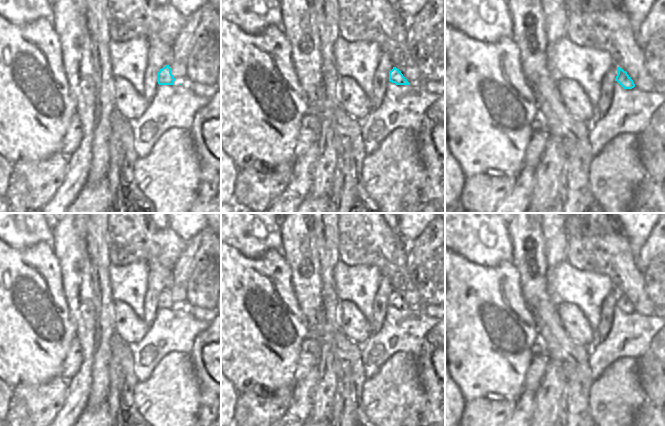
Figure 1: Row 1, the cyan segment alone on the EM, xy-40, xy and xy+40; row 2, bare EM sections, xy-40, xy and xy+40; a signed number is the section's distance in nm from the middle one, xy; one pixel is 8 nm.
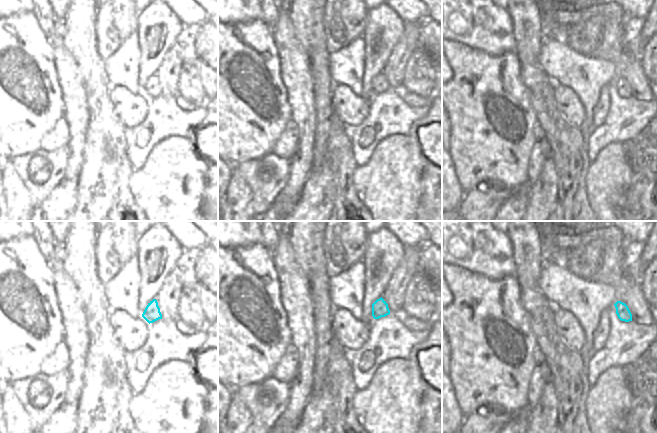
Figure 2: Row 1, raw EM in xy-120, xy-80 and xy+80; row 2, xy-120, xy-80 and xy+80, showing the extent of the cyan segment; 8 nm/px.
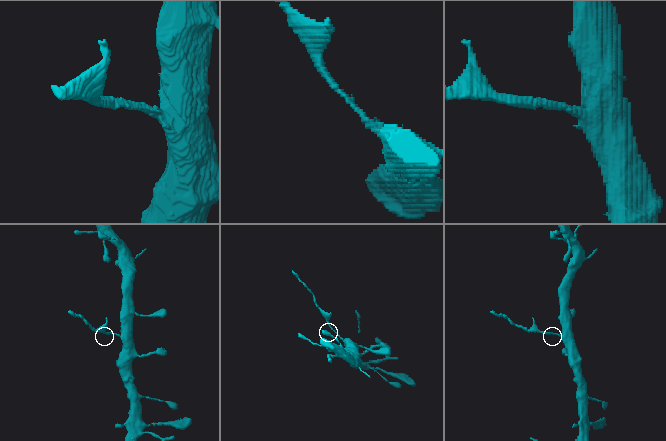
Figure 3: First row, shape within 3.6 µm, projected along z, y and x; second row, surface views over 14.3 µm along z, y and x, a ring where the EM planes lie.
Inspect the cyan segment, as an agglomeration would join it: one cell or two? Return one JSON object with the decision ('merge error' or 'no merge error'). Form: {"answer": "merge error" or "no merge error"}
{"answer": "merge error"}

